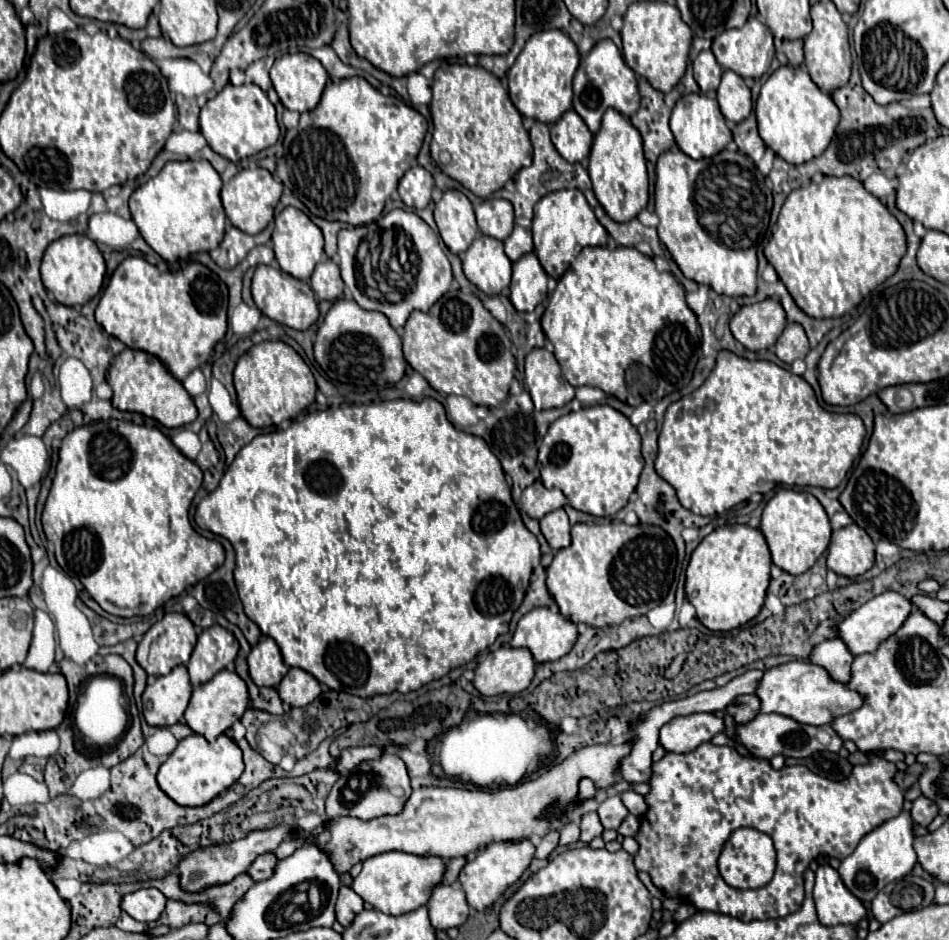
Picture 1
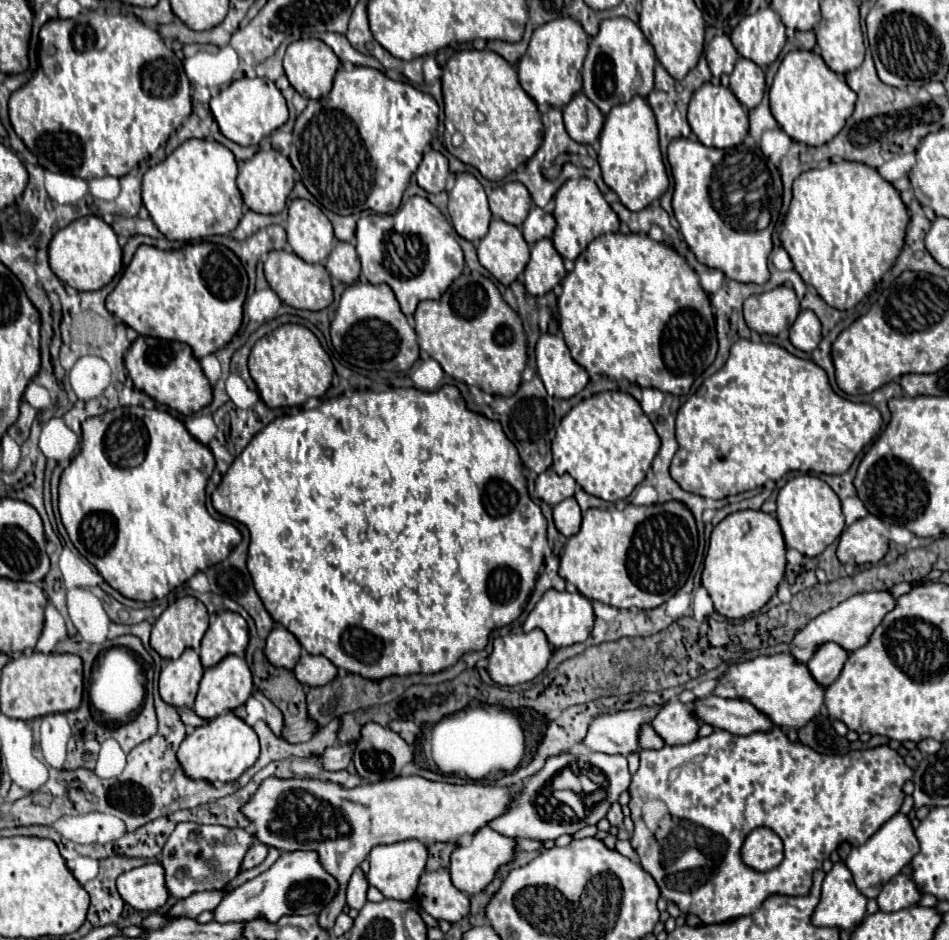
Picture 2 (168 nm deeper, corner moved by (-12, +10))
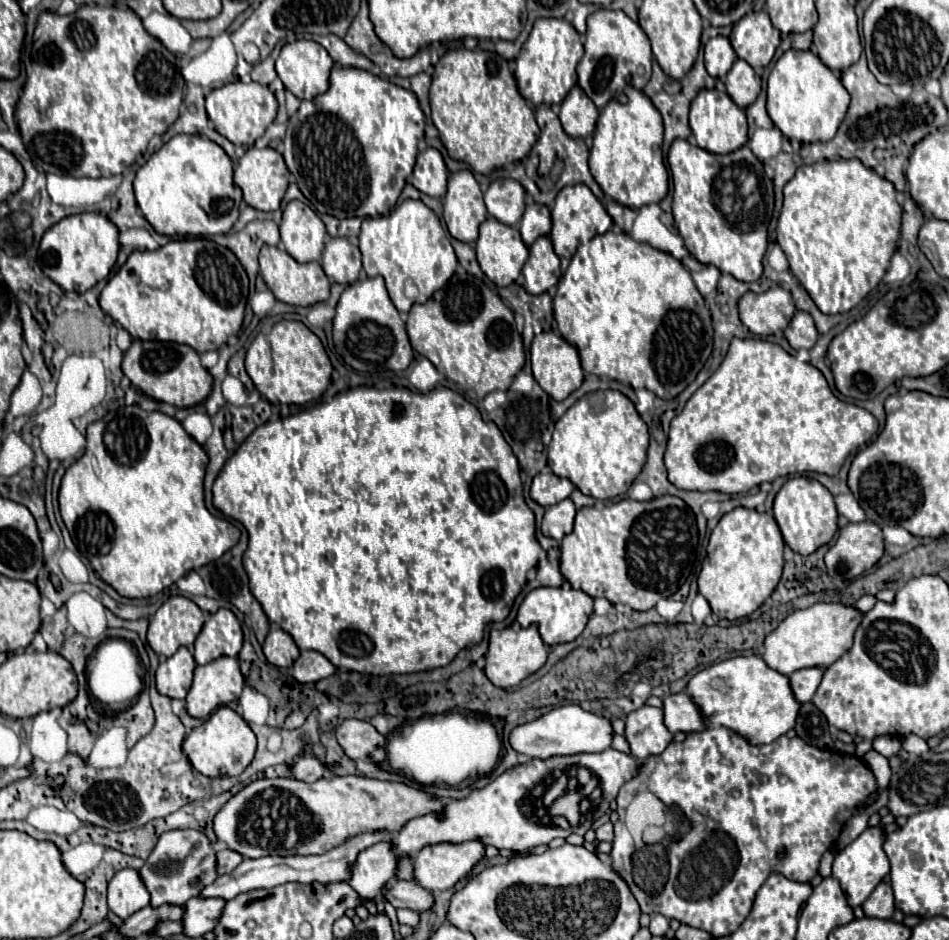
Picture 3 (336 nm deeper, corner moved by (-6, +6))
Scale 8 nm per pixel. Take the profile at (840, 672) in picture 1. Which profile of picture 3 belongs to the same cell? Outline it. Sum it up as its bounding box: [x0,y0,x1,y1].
[790,667,826,703]

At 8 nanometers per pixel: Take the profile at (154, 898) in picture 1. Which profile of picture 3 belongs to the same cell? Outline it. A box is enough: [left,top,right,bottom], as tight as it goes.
[108,869,150,919]

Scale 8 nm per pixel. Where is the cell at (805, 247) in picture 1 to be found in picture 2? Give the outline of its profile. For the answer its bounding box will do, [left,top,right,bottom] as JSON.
[780,161,908,309]

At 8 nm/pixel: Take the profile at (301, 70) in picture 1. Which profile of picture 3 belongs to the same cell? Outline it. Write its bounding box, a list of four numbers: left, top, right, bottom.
[276,41,332,99]

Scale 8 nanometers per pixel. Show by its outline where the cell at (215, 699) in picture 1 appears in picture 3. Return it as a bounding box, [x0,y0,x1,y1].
[186,657,244,719]

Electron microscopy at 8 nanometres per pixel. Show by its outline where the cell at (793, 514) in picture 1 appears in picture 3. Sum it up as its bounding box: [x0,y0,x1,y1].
[774,477,838,555]

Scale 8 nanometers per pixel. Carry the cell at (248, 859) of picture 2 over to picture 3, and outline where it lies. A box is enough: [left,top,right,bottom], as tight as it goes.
[216,845,244,875]

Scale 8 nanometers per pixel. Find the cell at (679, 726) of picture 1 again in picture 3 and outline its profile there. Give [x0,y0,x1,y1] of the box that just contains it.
[626,705,674,759]

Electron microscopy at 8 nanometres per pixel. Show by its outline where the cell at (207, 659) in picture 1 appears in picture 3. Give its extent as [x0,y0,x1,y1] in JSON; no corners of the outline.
[194,609,242,665]

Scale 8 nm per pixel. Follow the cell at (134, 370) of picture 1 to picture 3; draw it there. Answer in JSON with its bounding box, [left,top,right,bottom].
[122,339,212,409]

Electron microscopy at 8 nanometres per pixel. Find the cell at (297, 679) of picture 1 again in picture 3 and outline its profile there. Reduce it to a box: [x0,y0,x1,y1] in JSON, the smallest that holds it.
[292,651,336,683]

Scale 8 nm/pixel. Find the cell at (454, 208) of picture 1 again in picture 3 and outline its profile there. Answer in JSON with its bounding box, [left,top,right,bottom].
[442,169,486,243]

